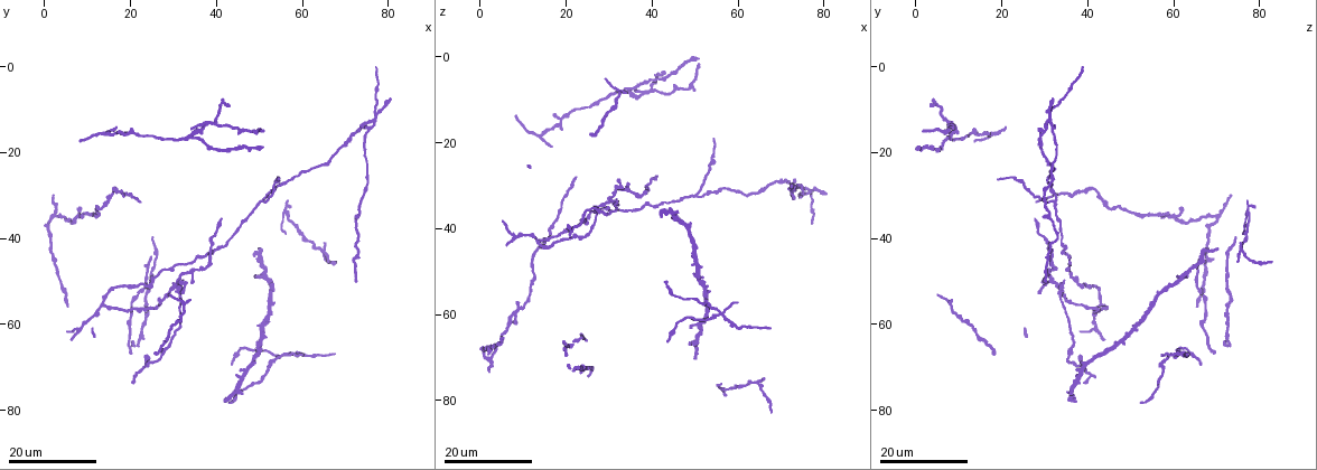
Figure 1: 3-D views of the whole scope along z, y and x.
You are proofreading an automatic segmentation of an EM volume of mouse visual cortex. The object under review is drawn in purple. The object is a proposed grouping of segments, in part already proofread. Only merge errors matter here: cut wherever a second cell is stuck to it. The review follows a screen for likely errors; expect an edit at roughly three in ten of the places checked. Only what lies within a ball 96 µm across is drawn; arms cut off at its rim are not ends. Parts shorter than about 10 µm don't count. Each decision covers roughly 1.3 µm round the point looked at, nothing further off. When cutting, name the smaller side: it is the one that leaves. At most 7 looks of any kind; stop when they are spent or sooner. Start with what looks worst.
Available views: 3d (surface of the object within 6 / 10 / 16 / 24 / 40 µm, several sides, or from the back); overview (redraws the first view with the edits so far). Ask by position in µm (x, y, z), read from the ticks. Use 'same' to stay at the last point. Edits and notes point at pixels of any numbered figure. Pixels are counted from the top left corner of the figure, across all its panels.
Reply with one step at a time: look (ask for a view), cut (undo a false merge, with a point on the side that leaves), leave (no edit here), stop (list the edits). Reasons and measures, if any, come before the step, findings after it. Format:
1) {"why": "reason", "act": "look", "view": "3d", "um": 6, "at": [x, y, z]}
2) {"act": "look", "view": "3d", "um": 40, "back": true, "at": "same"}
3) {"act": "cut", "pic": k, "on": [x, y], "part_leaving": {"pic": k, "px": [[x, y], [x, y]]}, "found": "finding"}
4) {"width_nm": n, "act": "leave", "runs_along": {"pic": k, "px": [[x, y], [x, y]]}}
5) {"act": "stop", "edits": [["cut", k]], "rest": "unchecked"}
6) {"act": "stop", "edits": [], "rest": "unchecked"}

{"why": "four-way junction", "act": "look", "view": "3d", "um": 24, "at": [56.0, 67.5, 59.5]}

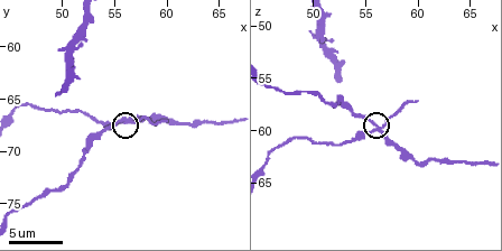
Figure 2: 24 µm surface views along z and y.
{"act": "look", "view": "3d", "um": 6, "at": [56.0, 67.0, 59.8]}

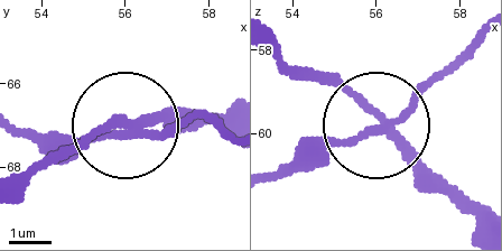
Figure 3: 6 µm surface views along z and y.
{"arms": 4, "act": "cut", "pic": 3, "on": [327, 142], "part_leaving": {"pic": 3, "px": [[380, 124], [277, 170]]}, "found": "two cells meet here"}

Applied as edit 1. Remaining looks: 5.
{"why": "small branch off a trunk", "act": "look", "view": "3d", "um": 16, "at": [51.0, 31.5, 32.5]}

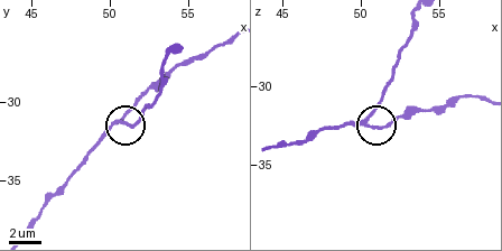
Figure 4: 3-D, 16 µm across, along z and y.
{"act": "look", "view": "3d", "um": 10, "at": [50.6, 31.2, 32.4]}

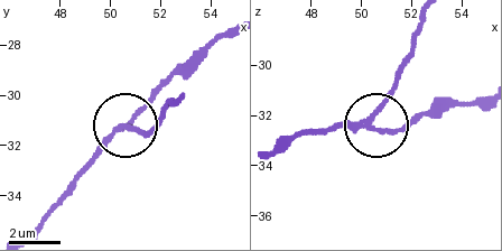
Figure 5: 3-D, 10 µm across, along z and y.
{"side_arm_um": 83, "arms": 3, "act": "leave", "found": "one cell here"}

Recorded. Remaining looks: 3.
{"why": "two arms in line, one across", "act": "look", "view": "3d", "um": 16, "at": [77.5, 12.0, 31.0]}

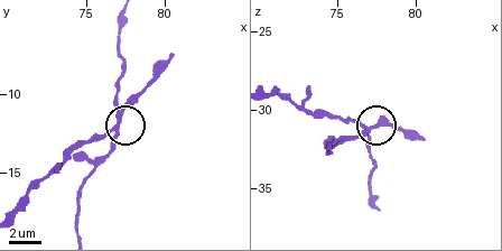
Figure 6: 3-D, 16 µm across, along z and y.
{"act": "look", "view": "3d", "um": 10, "at": [77.0, 12.2, 31.2]}

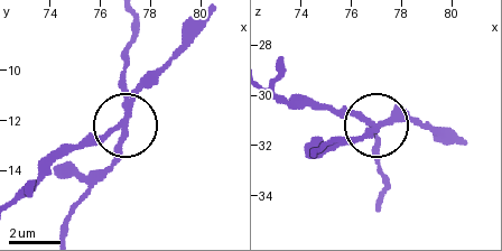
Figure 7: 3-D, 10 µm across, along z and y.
{"arms": 3, "act": "cut", "pic": 7, "on": [121, 74], "part_leaving": {"pic": 7, "px": [[123, 117], [119, 152], [65, 230]]}, "found": "two cells meet here"}

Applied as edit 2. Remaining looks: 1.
{"act": "stop", "edits": [["cut", 3], ["cut", 7]], "rest": "unchecked"}

